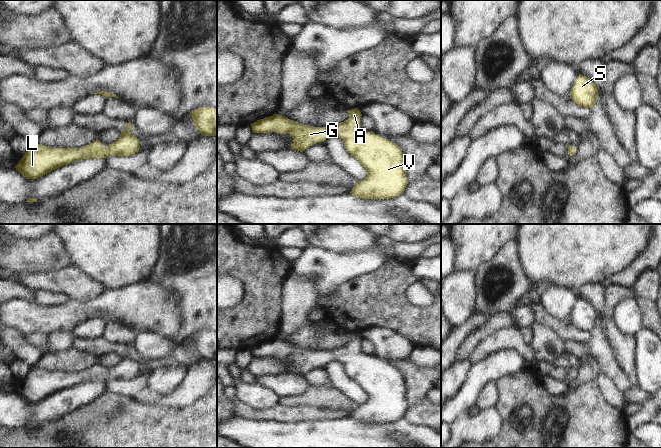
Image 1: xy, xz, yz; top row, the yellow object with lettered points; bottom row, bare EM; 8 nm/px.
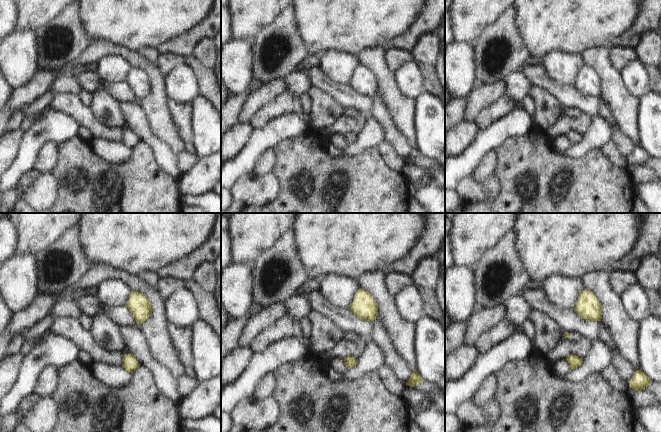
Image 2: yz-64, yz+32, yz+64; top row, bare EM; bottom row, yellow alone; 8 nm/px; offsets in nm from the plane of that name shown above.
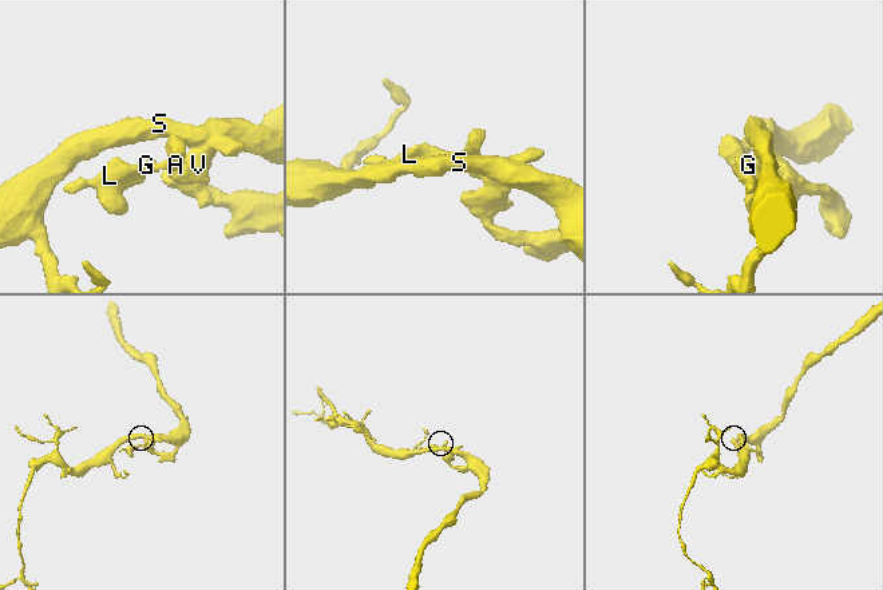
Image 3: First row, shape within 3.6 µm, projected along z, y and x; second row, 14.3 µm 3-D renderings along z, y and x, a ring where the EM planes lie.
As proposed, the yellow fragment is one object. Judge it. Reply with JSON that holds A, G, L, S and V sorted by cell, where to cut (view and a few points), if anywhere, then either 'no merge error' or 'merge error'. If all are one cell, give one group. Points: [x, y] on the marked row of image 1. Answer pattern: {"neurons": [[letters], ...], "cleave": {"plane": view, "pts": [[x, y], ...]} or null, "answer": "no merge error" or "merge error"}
{"neurons": [["A", "G", "L", "S", "V"]], "cleave": null, "answer": "no merge error"}

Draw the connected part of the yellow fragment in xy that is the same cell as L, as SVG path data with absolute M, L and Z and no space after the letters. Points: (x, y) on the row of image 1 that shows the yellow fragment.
M131 122L122 125L124 125L127 130L121 129L121 136L119 139L106 147L103 146L98 139L81 148L57 148L42 144L31 144L14 168L27 179L36 179L61 166L86 158L106 158L109 154L112 156L131 156L139 151L139 139L130 132L132 130Z

